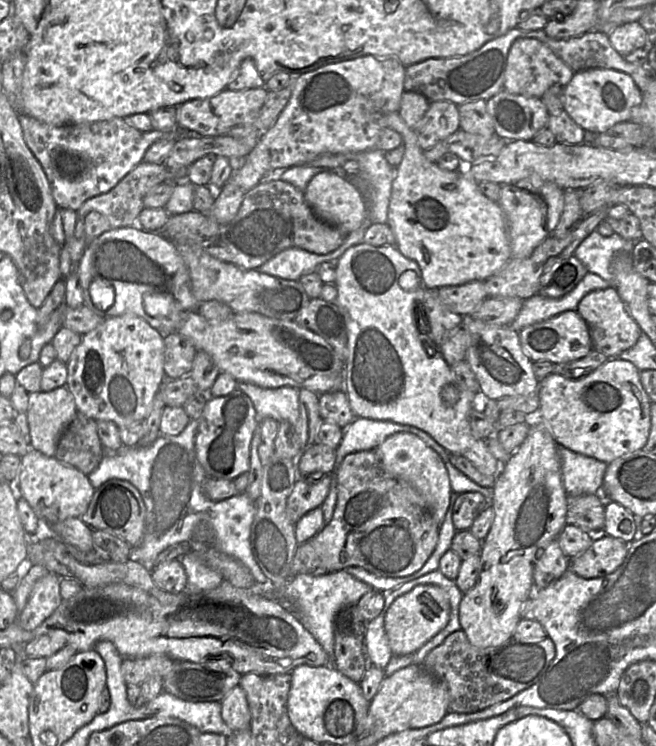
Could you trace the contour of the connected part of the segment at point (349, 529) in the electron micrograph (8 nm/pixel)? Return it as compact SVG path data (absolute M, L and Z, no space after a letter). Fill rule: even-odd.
M373 449L353 452L344 457L337 470L337 504L332 519L323 527L322 530L307 542L312 545L323 565L329 572L344 570L350 566L357 566L383 577L405 577L418 571L428 560L436 546L439 528L440 525L434 520L430 512L422 504L422 498L418 492L409 484L391 475L385 469L376 449Z

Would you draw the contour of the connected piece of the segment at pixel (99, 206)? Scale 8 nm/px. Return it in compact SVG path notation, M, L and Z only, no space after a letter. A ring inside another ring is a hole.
M141 162L131 170L119 183L110 191L86 200L76 211L80 219L91 211L101 213L109 222L111 229L136 225L140 212L145 208L143 198L154 186L168 182L169 169L164 164Z

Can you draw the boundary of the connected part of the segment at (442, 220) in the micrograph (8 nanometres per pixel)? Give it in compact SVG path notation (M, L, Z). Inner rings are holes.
M392 112L386 116L386 127L389 127L402 136L403 146L405 148L402 162L395 168L395 178L392 185L392 194L388 208L388 224L392 229L396 243L395 246L403 256L414 260L421 270L422 279L427 289L437 290L444 286L459 286L472 281L485 281L492 277L496 272L501 270L505 264L512 258L511 248L508 238L508 227L505 214L498 204L488 199L481 193L478 183L469 176L469 171L466 174L458 170L448 171L438 167L437 163L428 161L424 156L424 150L418 145L417 137L413 129L409 128L402 120L398 112Z

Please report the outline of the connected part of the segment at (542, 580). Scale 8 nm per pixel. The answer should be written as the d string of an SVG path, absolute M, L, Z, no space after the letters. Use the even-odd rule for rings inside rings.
M555 539L549 543L543 553L535 559L533 582L535 589L547 587L561 577L570 565L570 558L565 556Z

